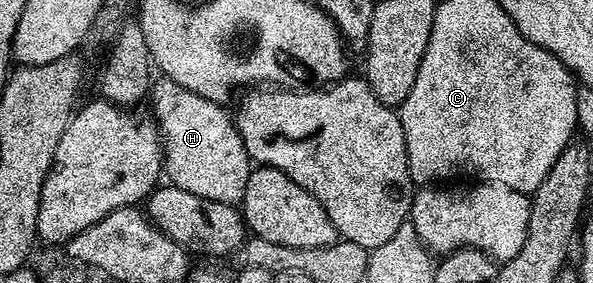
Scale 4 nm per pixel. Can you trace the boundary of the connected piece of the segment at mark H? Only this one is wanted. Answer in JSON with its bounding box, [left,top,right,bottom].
[150,78,254,205]

